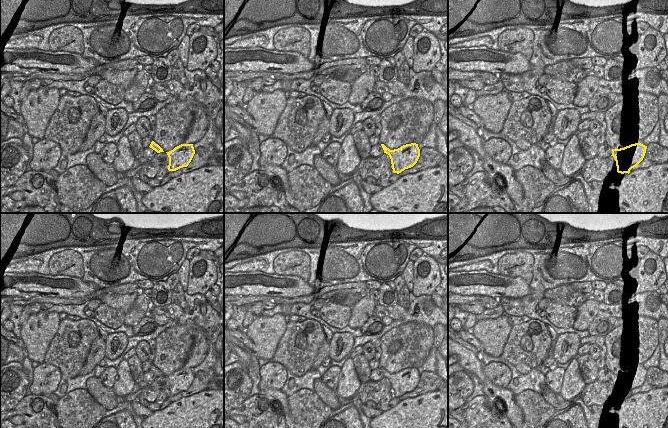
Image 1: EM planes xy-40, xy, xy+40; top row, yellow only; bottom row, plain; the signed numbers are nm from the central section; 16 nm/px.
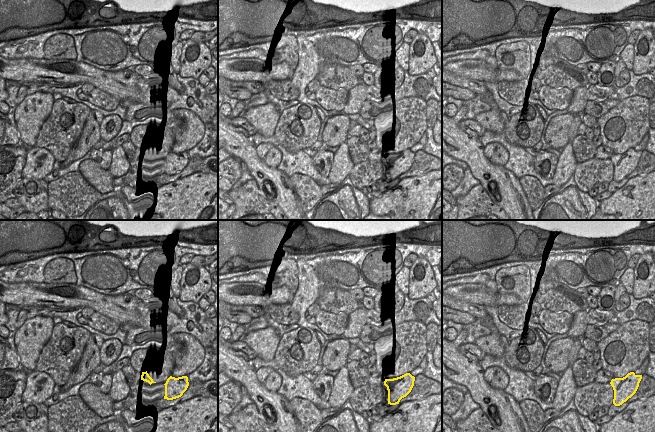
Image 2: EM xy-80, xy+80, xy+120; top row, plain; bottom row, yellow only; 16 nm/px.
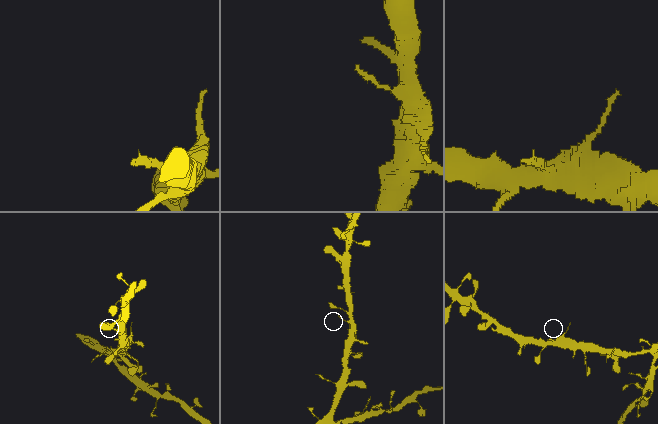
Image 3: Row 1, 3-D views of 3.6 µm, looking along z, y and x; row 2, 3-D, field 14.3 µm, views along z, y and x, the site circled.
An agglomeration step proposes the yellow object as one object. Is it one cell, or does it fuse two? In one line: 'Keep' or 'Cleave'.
Keep

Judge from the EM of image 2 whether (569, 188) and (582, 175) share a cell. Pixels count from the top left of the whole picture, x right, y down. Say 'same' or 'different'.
different

